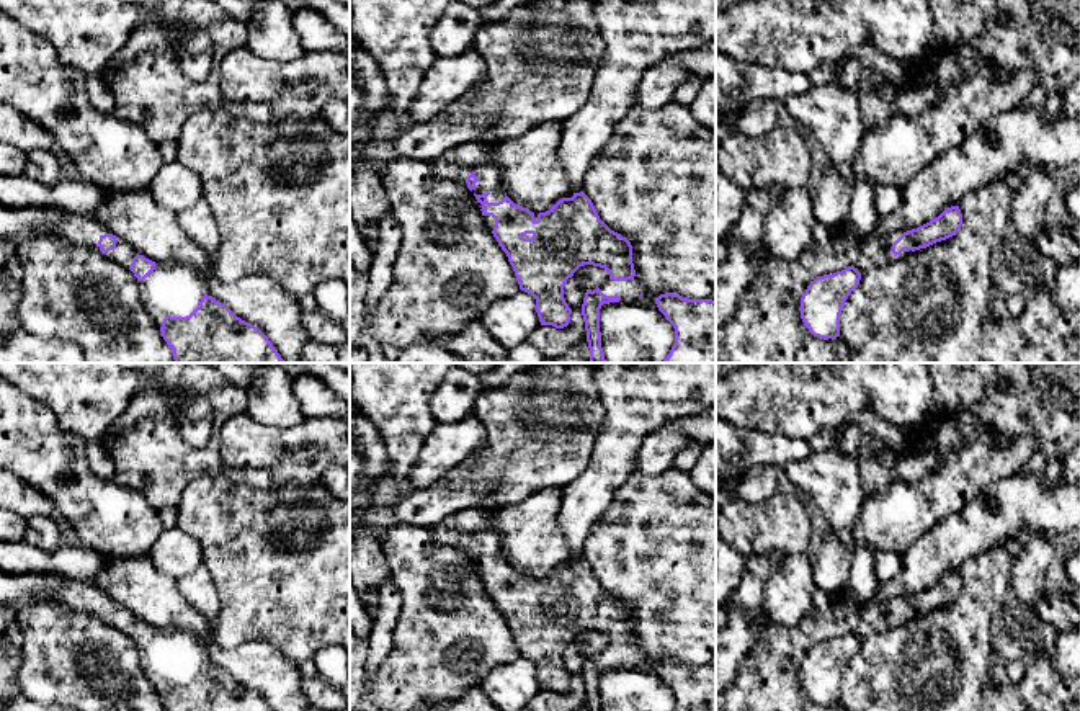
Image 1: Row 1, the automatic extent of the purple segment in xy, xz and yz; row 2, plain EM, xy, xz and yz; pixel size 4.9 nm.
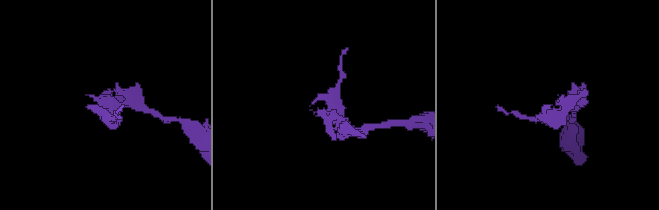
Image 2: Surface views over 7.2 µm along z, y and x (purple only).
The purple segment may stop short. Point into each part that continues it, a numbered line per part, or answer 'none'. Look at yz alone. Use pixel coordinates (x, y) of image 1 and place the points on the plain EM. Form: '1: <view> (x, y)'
1: yz (874, 617)

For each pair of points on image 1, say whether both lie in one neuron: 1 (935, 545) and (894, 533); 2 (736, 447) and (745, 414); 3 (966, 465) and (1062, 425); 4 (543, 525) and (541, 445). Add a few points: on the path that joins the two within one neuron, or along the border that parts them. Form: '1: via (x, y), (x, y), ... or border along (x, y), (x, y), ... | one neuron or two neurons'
1: border along (948, 515), (902, 556) | two neurons
2: border along (732, 424), (778, 435) | two neurons
3: border along (995, 429), (1005, 433), (1030, 433), (1039, 450) | two neurons
4: border along (562, 487), (541, 487), (517, 502), (507, 504) | two neurons

